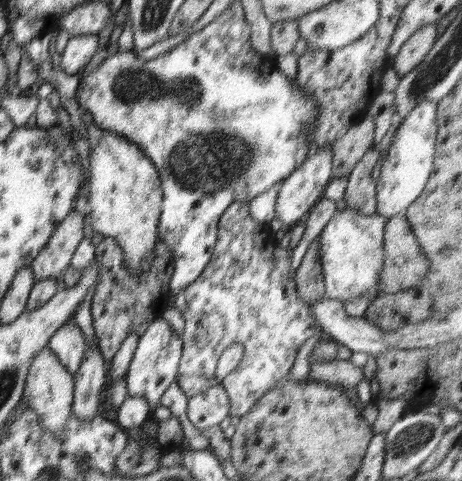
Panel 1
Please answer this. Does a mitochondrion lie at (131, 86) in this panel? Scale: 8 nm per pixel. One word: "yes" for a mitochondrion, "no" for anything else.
yes

